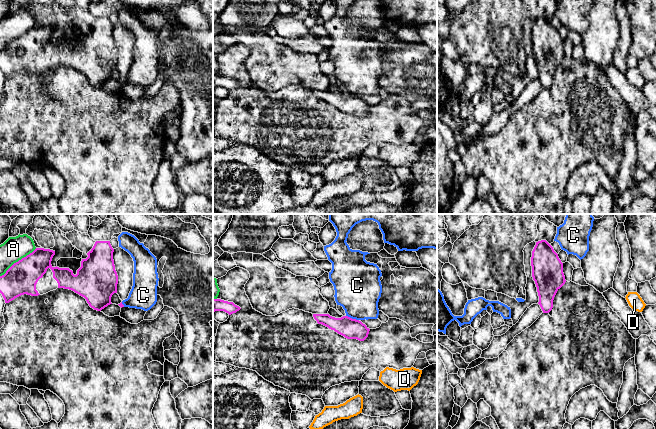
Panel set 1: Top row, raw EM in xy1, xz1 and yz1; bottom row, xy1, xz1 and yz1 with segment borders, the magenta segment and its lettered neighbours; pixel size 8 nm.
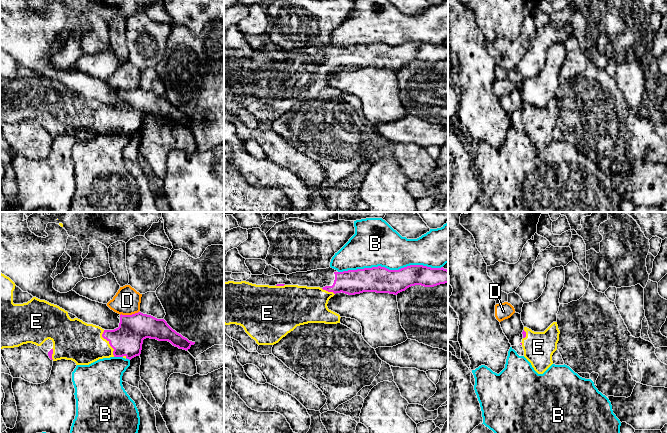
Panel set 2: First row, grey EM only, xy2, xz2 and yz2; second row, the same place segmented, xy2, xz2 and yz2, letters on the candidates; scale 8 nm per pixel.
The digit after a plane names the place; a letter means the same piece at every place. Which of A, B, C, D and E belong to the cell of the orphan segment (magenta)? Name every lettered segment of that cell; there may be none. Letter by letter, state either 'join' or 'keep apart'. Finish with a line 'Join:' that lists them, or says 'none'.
A: keep apart
B: keep apart
C: keep apart
D: keep apart
E: join
Join: E

